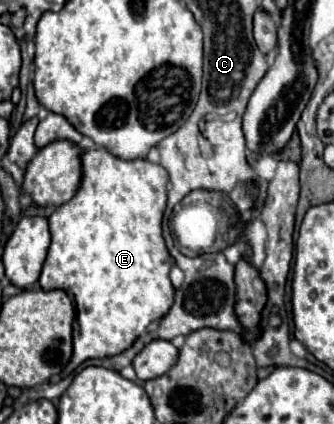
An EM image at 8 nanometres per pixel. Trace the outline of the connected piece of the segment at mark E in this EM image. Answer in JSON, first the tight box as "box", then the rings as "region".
{"box":[42,149,174,373],"region":[[[106,149],[80,155],[82,181],[76,195],[48,219],[52,245],[42,267],[44,291],[64,289],[76,303],[78,337],[64,371],[72,373],[86,359],[122,353],[148,325],[172,307],[174,287],[168,279],[174,259],[162,237],[168,173],[146,159],[124,161]]]}

